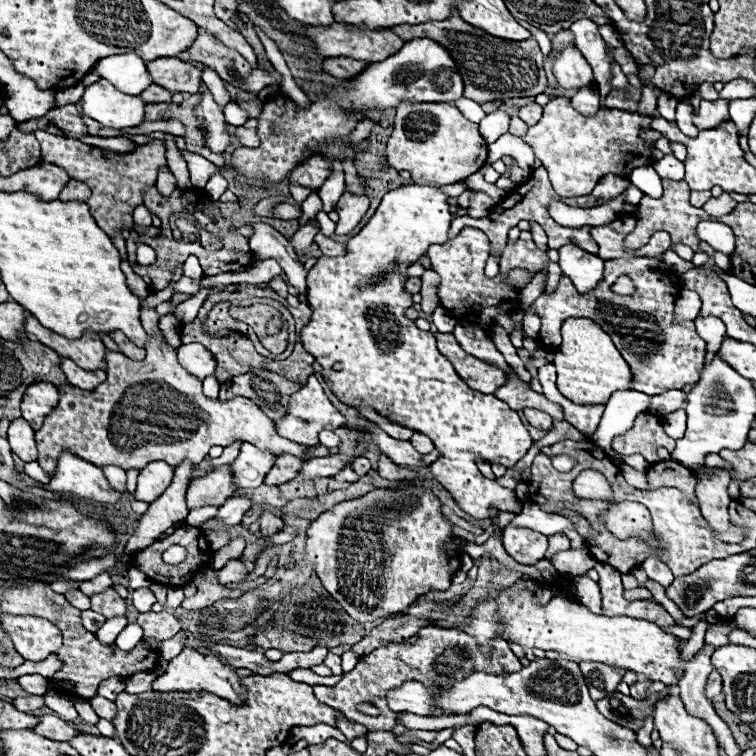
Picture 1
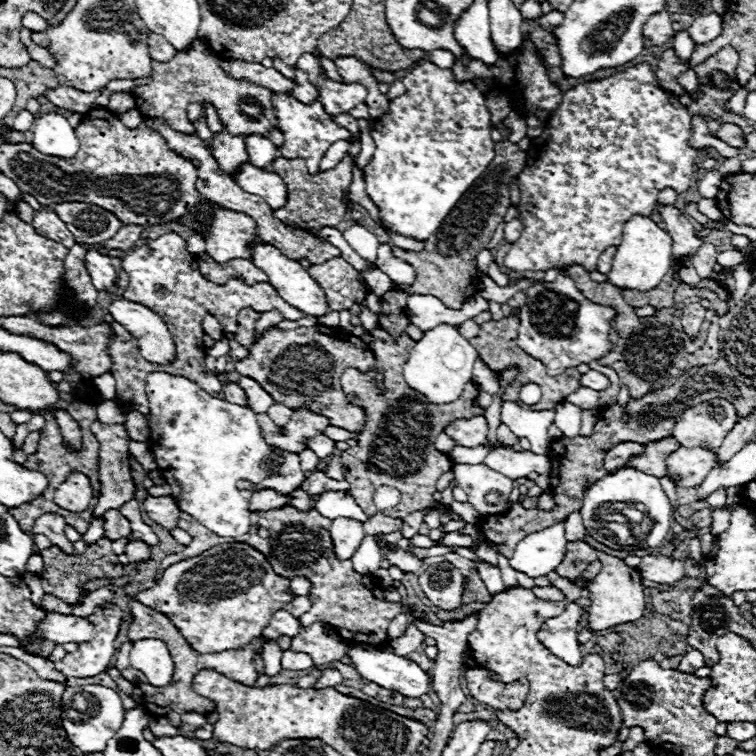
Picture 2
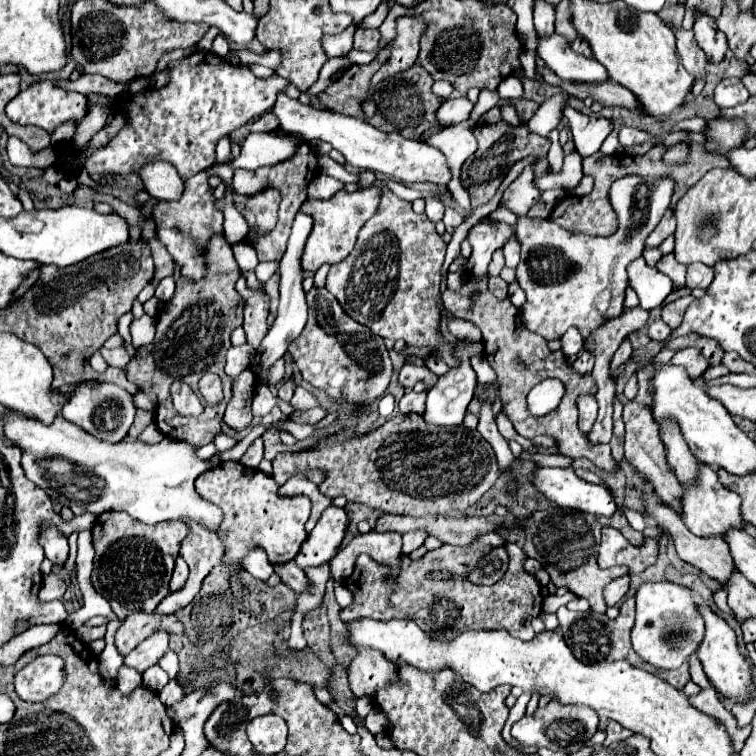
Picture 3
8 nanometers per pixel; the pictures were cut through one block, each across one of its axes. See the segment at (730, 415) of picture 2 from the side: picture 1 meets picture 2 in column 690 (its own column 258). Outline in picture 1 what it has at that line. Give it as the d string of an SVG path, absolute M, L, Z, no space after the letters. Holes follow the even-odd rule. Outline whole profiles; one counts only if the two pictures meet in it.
M162 332L158 336L148 334L148 354L142 362L134 362L130 358L124 358L124 354L108 352L106 354L106 382L102 382L96 390L80 390L76 386L64 386L60 388L60 400L58 406L52 410L52 414L44 420L44 426L36 432L36 444L38 444L38 464L40 468L52 478L56 470L56 456L60 450L72 450L78 458L84 458L86 462L92 462L94 466L118 466L122 470L142 470L150 462L166 462L170 466L178 466L184 458L190 458L194 464L200 464L204 456L208 456L210 446L230 446L234 442L250 442L262 450L272 450L276 454L296 454L300 458L318 458L318 456L330 456L328 448L324 446L298 446L287 439L276 436L272 420L248 398L236 396L232 400L220 402L210 400L202 392L202 382L188 374L176 360L176 350L166 342Z

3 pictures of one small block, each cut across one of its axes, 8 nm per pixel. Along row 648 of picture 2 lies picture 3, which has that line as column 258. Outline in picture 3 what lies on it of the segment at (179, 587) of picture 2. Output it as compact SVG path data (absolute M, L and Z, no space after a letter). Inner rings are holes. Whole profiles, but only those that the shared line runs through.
M268 188L252 198L242 198L238 196L238 210L244 214L248 226L250 226L250 236L270 232L276 222L278 222L278 204L280 204L280 192L274 188Z

